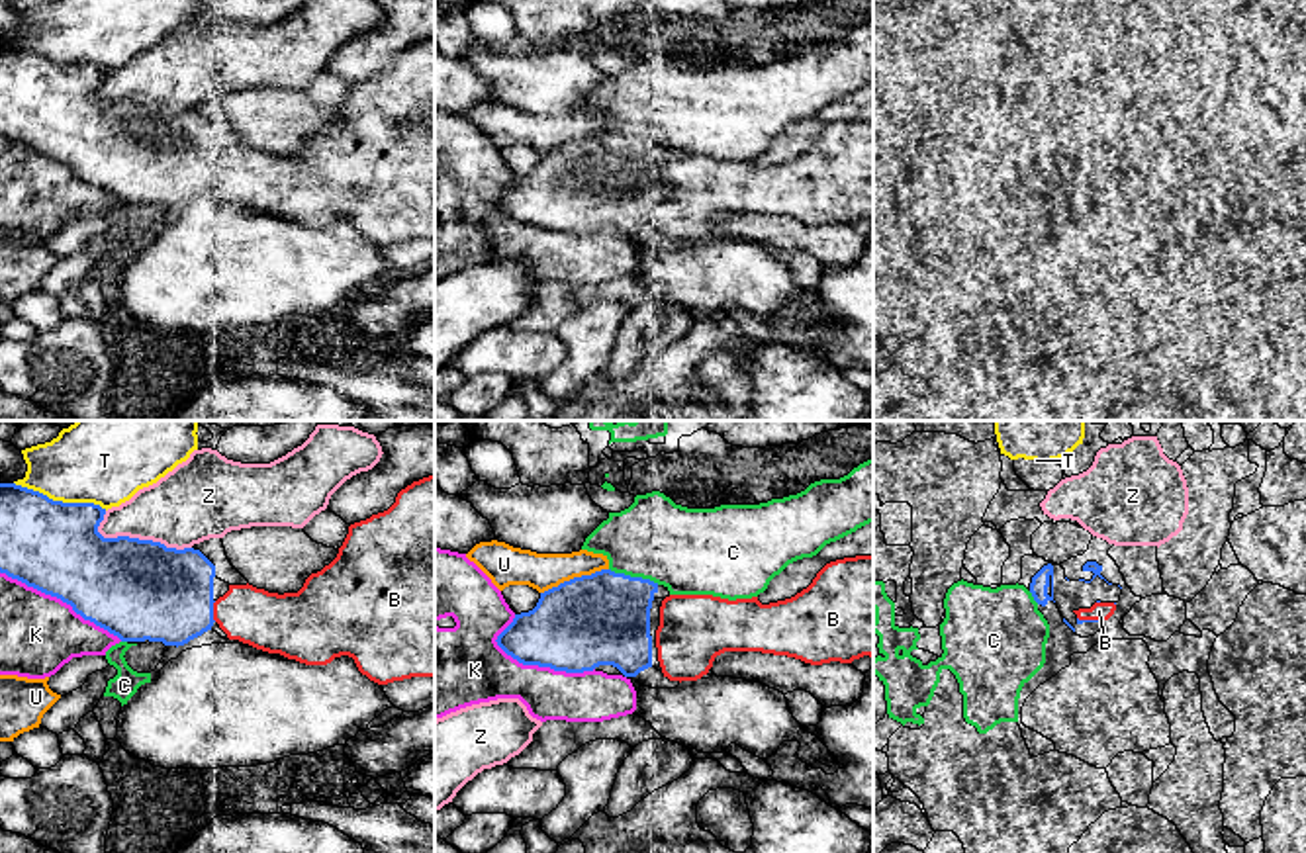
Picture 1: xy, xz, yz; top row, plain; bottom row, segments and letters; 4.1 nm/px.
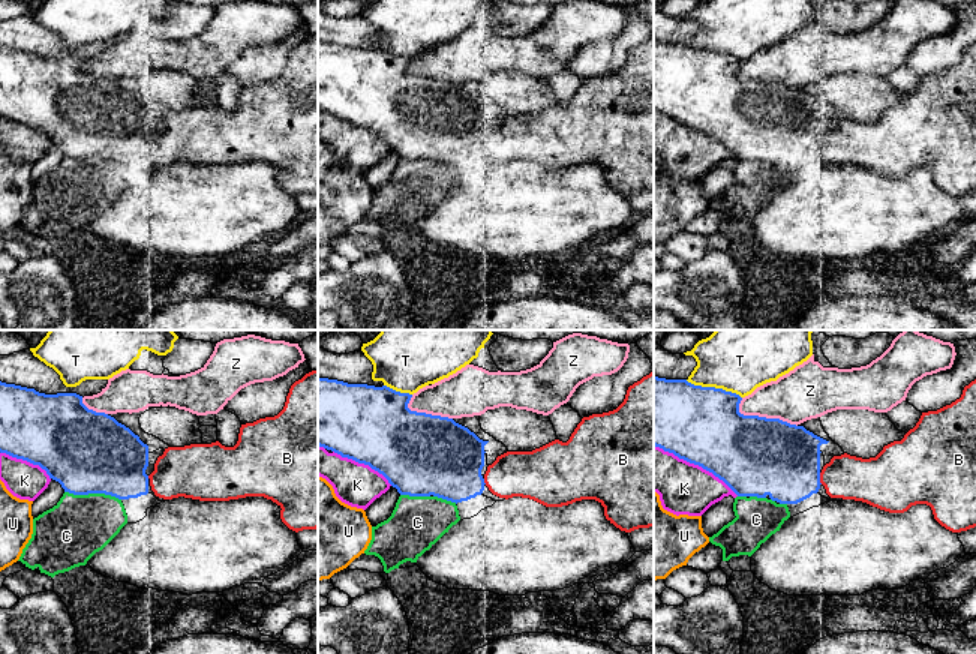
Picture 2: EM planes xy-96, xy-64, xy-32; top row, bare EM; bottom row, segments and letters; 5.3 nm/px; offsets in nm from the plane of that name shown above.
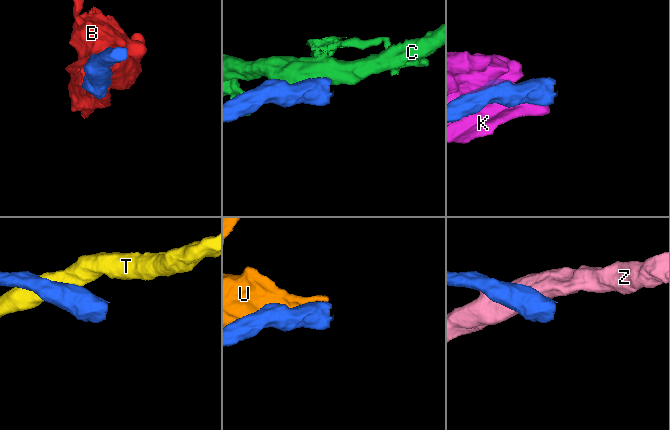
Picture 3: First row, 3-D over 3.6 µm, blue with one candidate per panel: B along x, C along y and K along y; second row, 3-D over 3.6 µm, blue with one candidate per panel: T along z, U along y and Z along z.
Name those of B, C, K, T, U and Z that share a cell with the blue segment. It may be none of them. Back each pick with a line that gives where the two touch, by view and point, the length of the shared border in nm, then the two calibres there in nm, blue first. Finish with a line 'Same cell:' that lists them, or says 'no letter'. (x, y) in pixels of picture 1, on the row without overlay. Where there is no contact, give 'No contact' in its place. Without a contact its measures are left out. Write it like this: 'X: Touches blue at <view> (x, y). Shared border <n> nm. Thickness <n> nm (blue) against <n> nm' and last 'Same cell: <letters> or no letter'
B: Touches blue at xy (212, 173). Shared border 90 nm. Thickness 400 nm (blue) against 240 nm
Same cell: B

